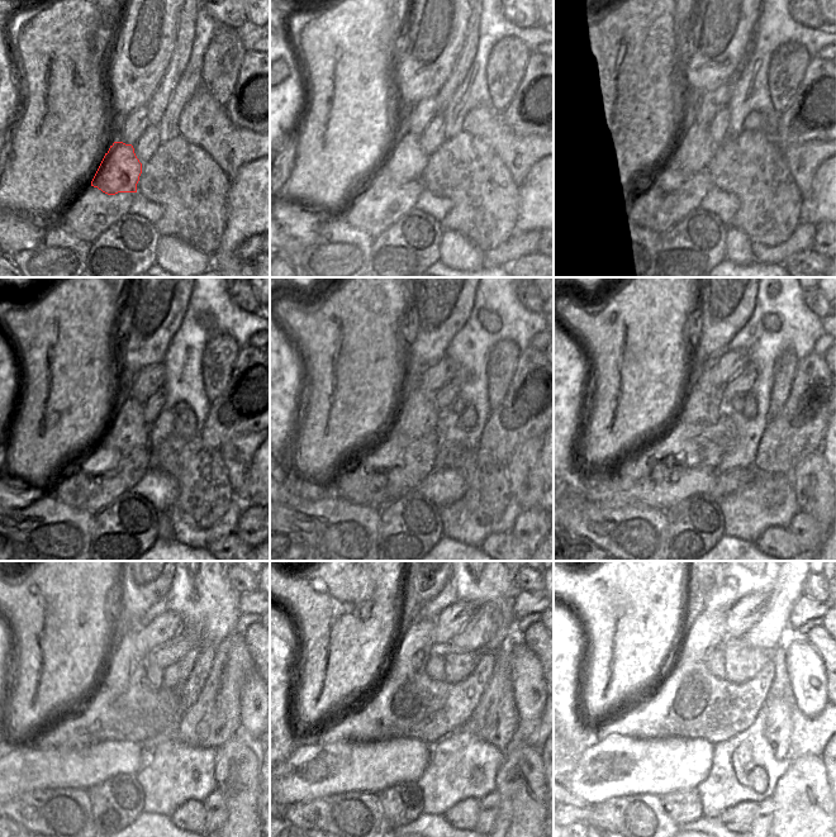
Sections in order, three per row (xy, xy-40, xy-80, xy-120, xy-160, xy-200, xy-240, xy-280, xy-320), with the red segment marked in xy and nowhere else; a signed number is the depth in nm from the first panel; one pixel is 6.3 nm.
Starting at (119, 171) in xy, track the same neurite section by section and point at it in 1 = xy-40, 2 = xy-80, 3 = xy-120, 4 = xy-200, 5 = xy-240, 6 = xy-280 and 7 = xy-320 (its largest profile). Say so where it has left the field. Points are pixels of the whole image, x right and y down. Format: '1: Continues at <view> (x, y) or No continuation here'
1: Continues at xy-40 (405, 161)
2: Continues at xy-80 (694, 148)
3: Continues at xy-120 (127, 429)
4: Continues at xy-200 (702, 405)
5: Continues at xy-240 (127, 667)
6: Continues at xy-280 (414, 642)
7: Continues at xy-320 (706, 632)

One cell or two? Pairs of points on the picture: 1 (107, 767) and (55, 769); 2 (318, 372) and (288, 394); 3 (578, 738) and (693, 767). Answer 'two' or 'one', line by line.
1: one
2: two
3: two

